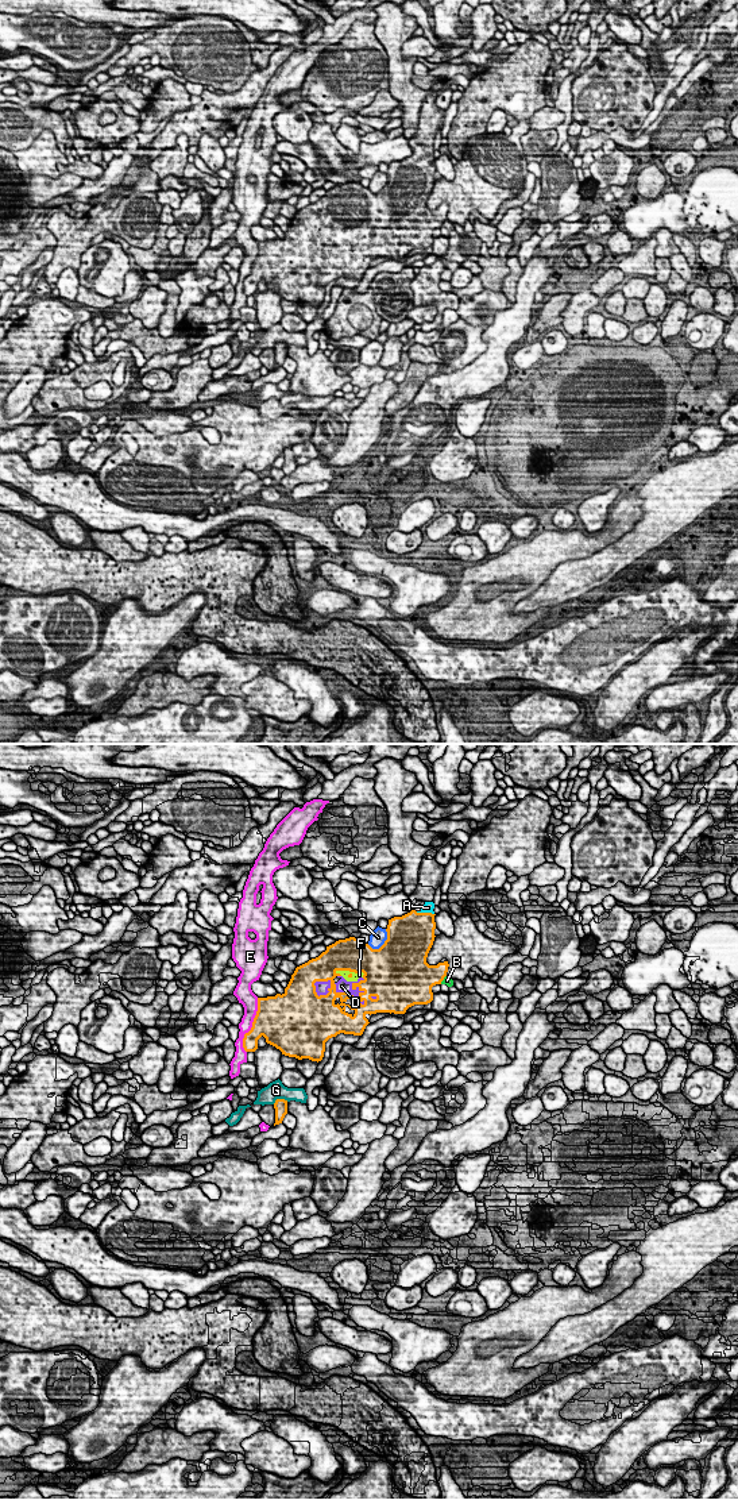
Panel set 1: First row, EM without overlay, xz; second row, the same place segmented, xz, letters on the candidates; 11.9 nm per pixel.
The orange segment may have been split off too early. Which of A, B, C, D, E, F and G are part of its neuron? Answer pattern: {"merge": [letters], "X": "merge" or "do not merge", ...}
{"merge": ["A", "D", "F"], "A": "merge", "B": "do not merge", "C": "do not merge", "D": "merge", "E": "do not merge", "F": "merge", "G": "do not merge"}

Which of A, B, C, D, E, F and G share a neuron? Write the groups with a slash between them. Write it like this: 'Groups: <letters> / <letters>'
Groups: A D F / B / C / E / G

